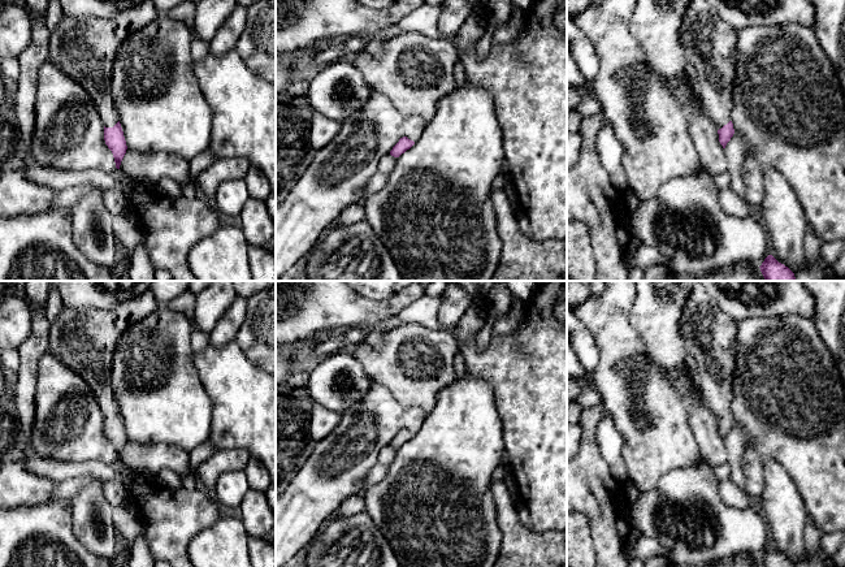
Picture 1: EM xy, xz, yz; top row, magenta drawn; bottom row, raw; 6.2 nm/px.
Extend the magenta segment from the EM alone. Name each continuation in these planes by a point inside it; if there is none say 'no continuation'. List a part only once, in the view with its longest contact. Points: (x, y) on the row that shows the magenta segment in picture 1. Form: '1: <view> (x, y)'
1: xy (83, 48)

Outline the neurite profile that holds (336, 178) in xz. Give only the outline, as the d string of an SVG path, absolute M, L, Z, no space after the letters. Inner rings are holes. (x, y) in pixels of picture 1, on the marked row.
M372 88L369 100L354 117L342 121L339 133L316 152L289 195L276 207L276 281L312 250L346 207L359 203L380 160L404 137L403 122L404 117L390 99Z

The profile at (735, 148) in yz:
M733 134L725 148L727 165L725 170L731 177L731 189L737 192L742 199L745 196L745 183L742 179L742 159L745 153L744 139L738 134Z

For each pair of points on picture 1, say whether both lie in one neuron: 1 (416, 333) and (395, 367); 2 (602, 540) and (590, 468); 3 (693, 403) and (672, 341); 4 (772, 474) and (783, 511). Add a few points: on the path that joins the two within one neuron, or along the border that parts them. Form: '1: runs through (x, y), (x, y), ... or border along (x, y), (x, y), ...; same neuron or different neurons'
1: runs through (415, 341), (398, 359); same neuron
2: runs through (605, 522), (605, 507), (592, 487); same neuron
3: runs through (685, 388), (684, 381), (674, 368), (672, 356); same neuron
4: runs through (776, 483), (781, 502); same neuron

